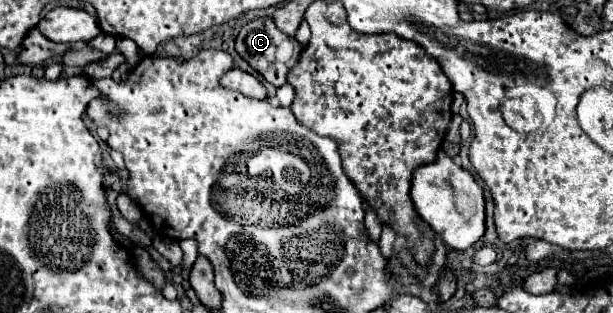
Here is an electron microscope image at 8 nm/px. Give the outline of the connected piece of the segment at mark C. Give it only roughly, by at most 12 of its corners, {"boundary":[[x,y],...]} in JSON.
{"boundary":[[272,17],[246,23],[236,51],[276,87],[302,47]]}

